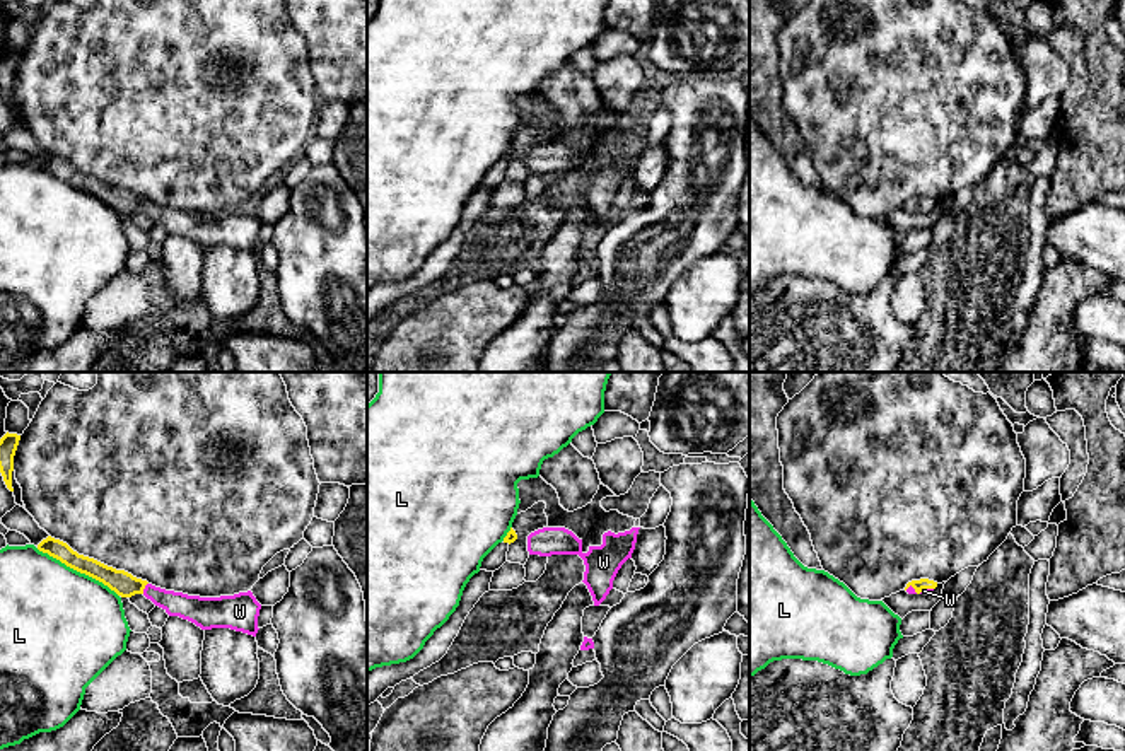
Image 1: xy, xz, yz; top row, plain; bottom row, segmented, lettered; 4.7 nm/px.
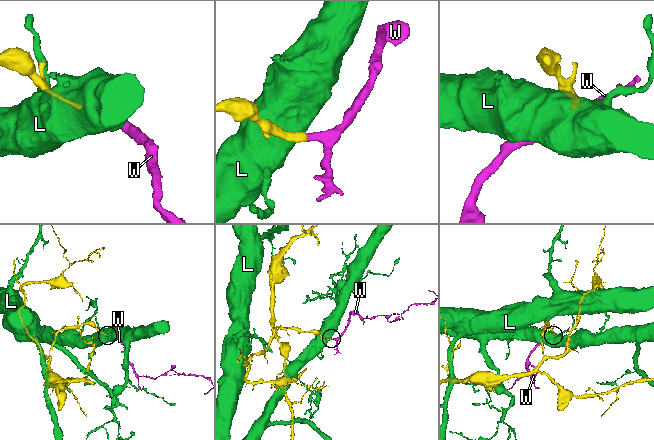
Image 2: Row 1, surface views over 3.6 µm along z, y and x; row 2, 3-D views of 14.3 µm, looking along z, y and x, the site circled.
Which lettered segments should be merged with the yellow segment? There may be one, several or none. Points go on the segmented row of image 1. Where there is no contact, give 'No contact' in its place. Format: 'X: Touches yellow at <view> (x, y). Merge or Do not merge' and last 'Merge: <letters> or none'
L: Touches yellow at xy (77, 570). Do not merge
W: Touches yellow at xy (144, 587). Merge
Merge: W

